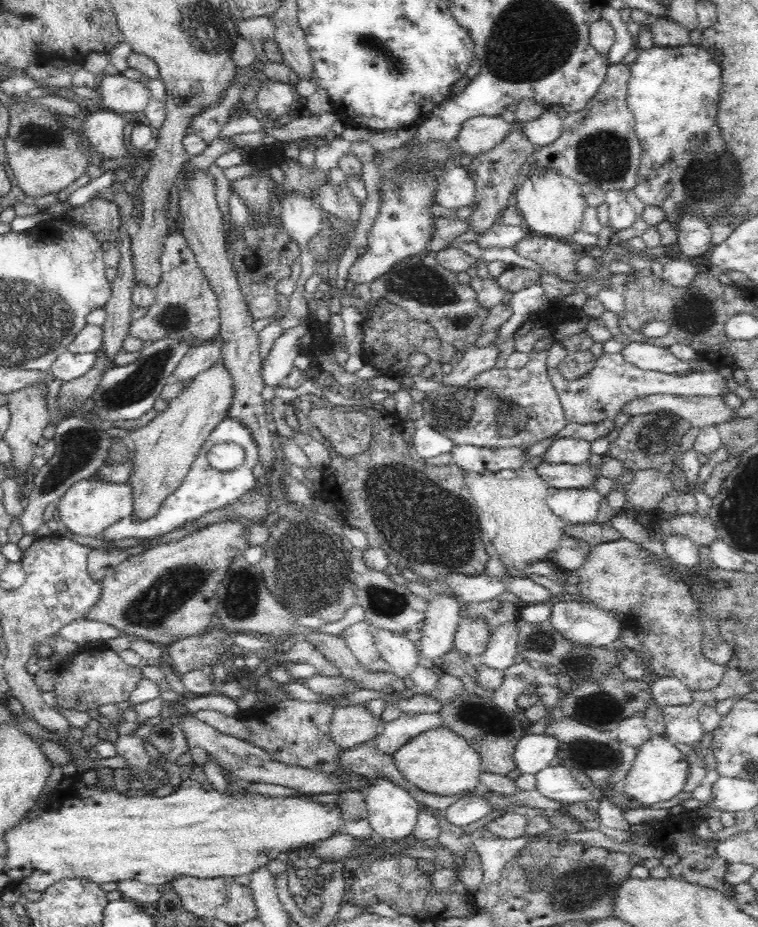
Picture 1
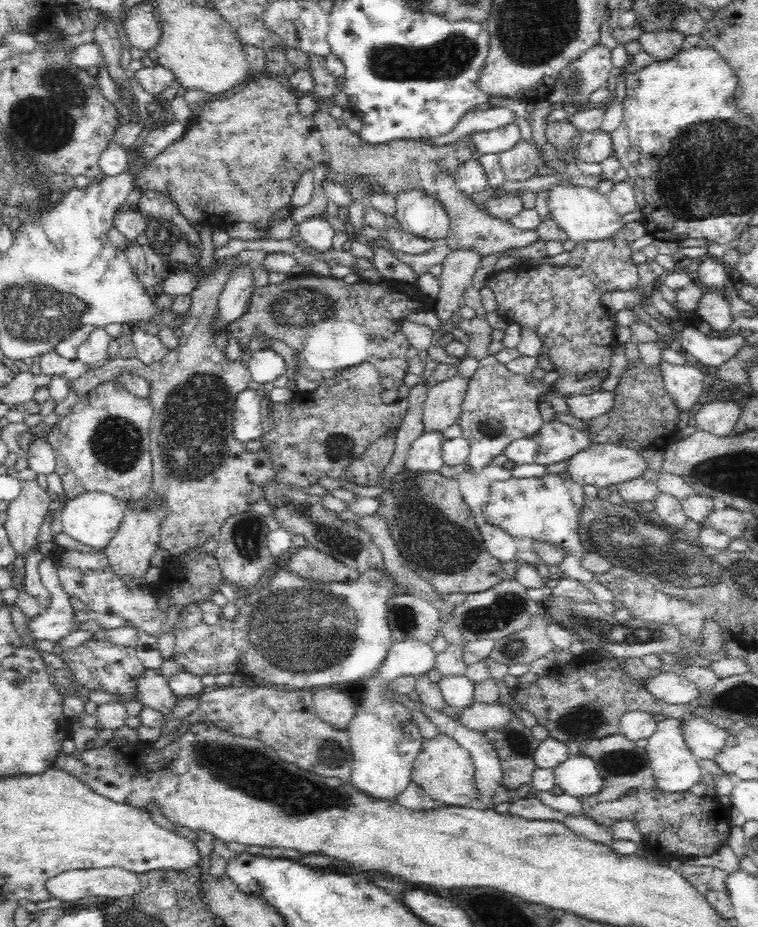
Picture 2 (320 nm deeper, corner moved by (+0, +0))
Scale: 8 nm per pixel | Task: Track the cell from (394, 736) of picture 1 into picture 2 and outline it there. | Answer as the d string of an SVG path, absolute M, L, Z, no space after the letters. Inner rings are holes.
M472 702L468 708L461 709L456 721L464 726L480 732L488 732L489 729L498 729L508 724L511 712L504 705L498 703L482 704Z

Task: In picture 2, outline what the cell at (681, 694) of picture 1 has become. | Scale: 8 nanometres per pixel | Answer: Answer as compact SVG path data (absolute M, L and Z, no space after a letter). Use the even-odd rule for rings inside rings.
M661 672L648 678L643 685L656 700L667 703L692 705L700 695L698 686L676 672Z

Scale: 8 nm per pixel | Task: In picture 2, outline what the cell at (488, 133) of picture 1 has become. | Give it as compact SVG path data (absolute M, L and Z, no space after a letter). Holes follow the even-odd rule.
M512 123L488 132L470 132L468 140L482 155L500 155L502 152L507 152L520 140L520 132L520 127L516 123Z

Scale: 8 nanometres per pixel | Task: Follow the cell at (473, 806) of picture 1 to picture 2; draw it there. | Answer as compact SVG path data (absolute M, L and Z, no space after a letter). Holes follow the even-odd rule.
M419 704L418 708L438 727L438 731L451 736L471 753L471 757L474 760L473 765L475 766L474 783L476 783L476 800L470 802L470 804L466 804L466 806L486 810L494 808L494 806L502 802L512 804L514 802L510 794L512 790L503 785L500 757L498 757L498 753L496 753L496 749L494 749L494 745L488 740L488 737L483 732L476 729L472 730L464 726L460 721L452 719L452 717L439 710L434 710L434 708L422 704Z

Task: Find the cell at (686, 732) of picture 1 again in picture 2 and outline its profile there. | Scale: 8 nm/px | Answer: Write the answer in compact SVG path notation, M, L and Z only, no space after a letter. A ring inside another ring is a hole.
M698 716L681 720L682 735L697 760L713 760L722 752L728 740L728 731Z

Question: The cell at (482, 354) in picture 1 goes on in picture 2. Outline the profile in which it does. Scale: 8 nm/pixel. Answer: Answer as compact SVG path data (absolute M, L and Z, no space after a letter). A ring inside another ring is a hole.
M457 373L455 378L437 383L436 386L429 388L427 398L423 406L423 433L436 432L443 434L448 428L453 427L461 412L461 405L465 400L465 393L467 392L468 384L469 381L462 379L462 377L460 377L460 373Z

